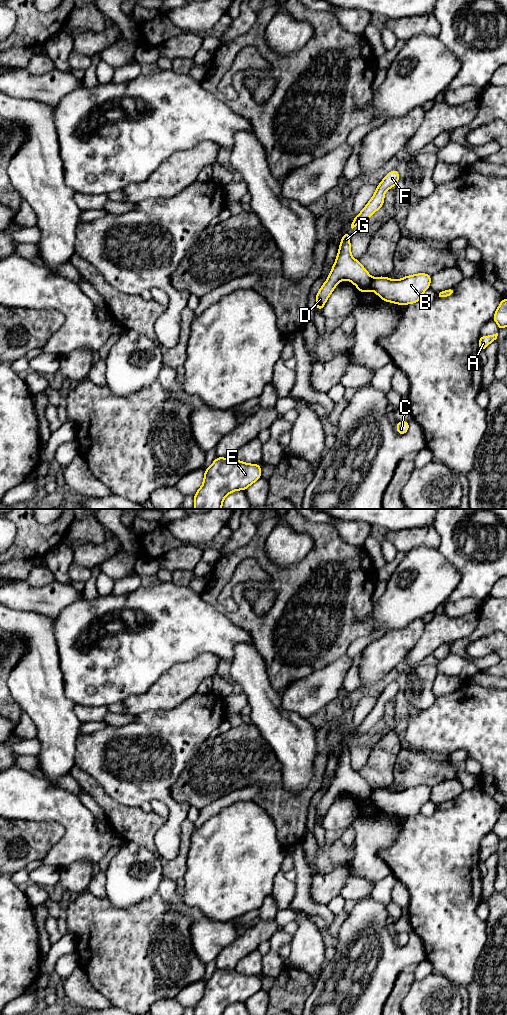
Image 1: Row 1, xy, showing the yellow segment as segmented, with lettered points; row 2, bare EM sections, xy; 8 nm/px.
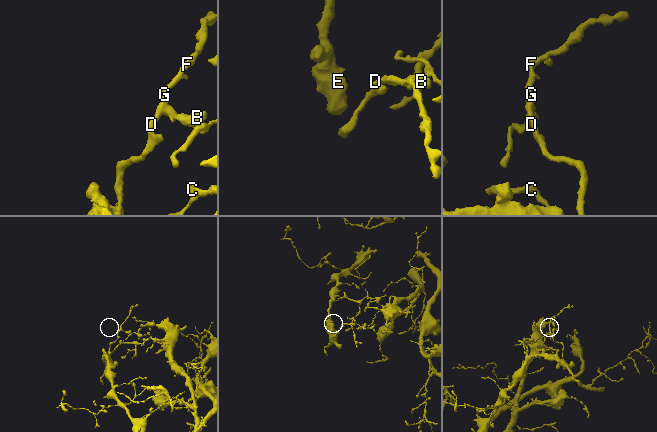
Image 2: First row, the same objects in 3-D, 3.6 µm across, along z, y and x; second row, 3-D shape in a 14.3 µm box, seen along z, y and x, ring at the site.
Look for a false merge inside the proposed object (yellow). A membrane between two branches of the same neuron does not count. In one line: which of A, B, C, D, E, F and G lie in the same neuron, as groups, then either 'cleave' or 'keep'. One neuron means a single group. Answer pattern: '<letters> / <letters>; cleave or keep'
A B C / D E F G; cleave

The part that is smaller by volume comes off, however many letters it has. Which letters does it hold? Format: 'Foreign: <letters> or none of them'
Foreign: A, B, C

